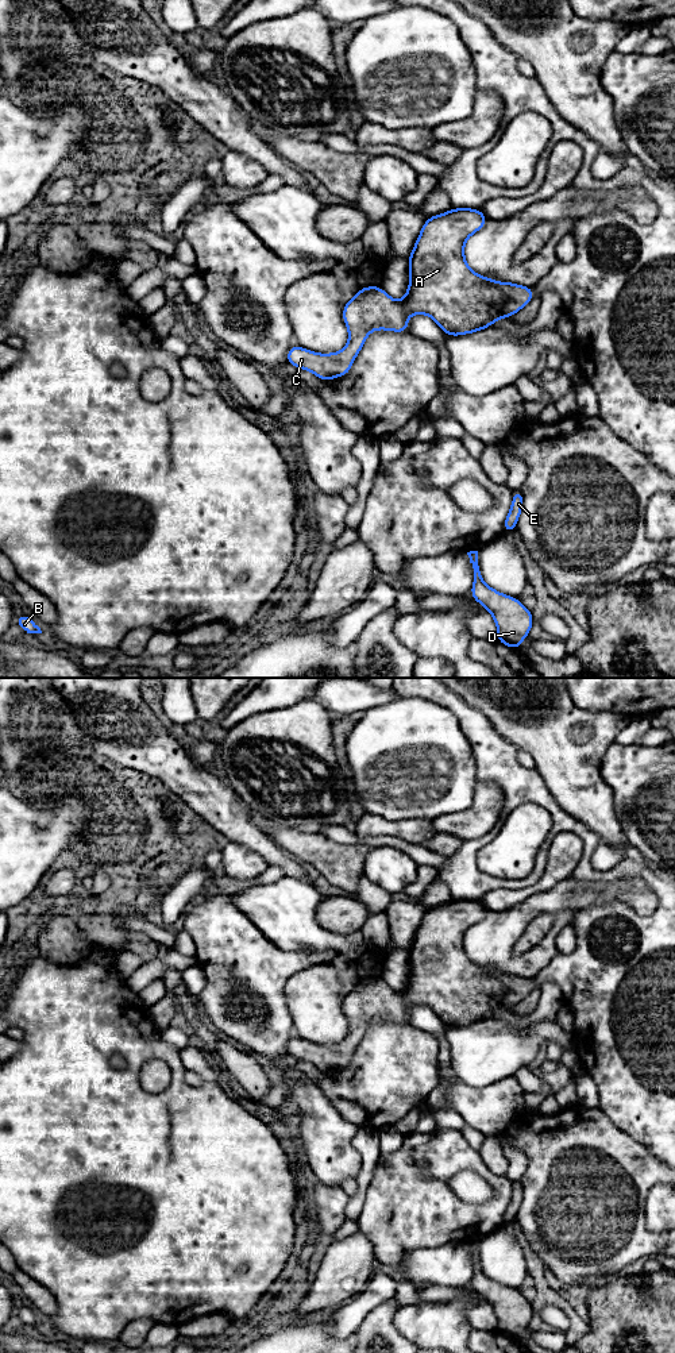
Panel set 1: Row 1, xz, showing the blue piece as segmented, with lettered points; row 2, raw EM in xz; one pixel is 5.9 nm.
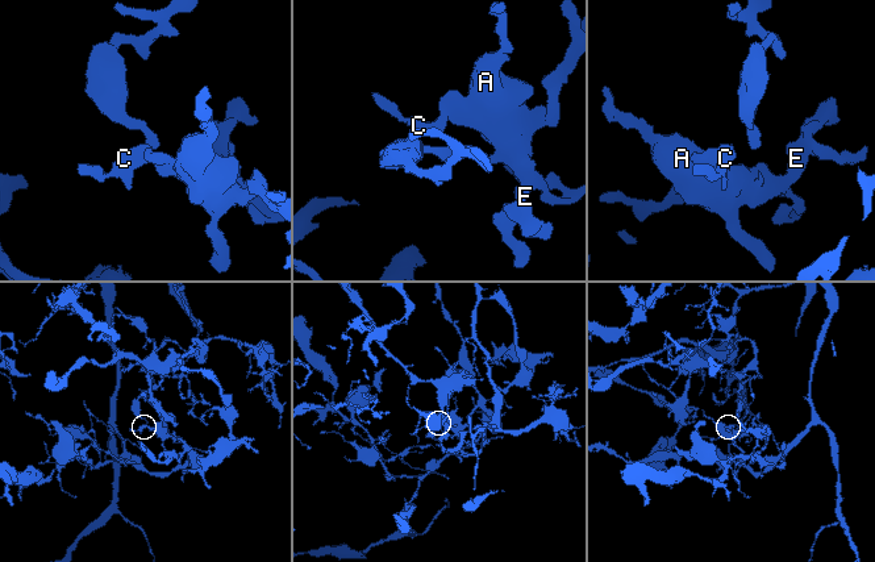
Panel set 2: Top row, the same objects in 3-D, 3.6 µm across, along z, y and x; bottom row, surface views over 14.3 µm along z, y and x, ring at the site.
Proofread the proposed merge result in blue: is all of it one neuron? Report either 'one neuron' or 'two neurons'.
one neuron

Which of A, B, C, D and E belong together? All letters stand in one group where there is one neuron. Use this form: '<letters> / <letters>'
A B C D E

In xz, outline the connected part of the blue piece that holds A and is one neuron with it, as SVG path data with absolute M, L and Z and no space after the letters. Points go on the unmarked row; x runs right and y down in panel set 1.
M454 899L428 909L408 949L410 974L405 988L396 992L381 978L360 979L343 999L348 1036L332 1045L319 1045L294 1036L286 1045L288 1055L313 1064L321 1072L328 1072L348 1065L370 1024L374 1021L408 1024L408 1011L413 1005L431 1007L448 1028L477 1024L498 1010L512 1009L535 988L532 979L479 967L464 951L466 932L486 914L483 903L471 899Z

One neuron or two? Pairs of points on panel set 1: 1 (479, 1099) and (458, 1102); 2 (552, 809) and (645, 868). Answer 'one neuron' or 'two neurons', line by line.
1: one neuron
2: one neuron

